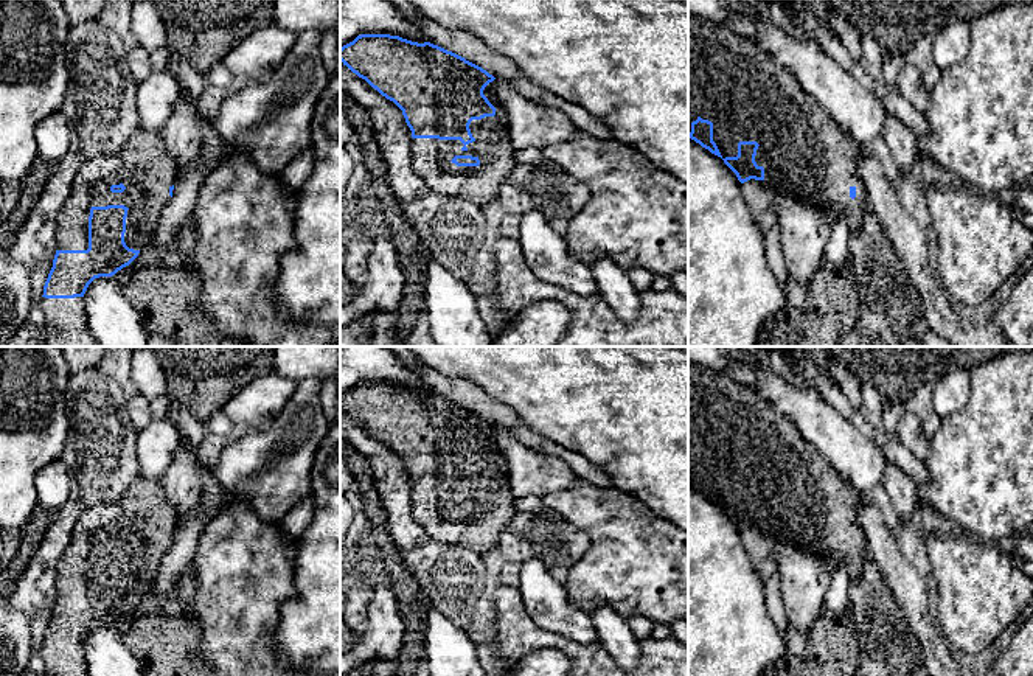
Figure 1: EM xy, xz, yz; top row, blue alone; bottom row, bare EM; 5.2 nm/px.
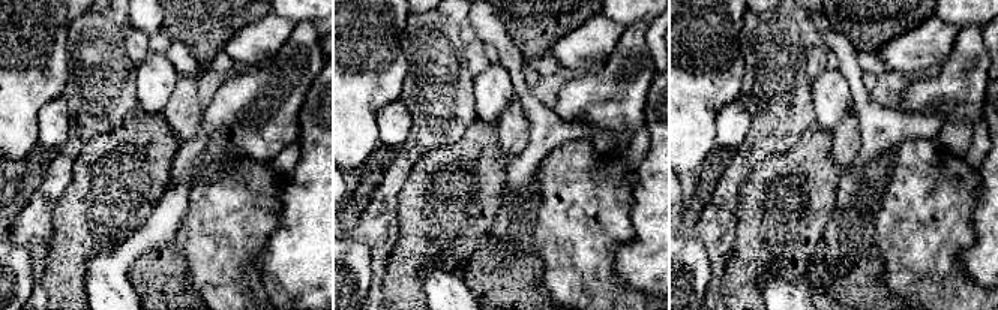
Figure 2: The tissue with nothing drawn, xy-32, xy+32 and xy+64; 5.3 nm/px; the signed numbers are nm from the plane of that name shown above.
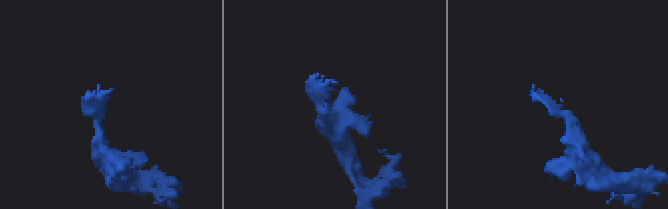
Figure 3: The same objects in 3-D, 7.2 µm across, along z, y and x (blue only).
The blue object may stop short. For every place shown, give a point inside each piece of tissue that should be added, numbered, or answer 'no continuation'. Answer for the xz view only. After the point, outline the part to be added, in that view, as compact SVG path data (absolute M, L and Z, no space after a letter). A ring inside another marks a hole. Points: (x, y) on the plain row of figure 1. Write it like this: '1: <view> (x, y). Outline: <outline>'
1: xz (431, 505). Outline: M496 429L489 430L485 435L483 443L496 455L496 463L471 469L469 477L475 488L466 493L466 499L461 497L464 493L460 488L438 486L412 486L410 497L413 517L437 542L461 544L480 555L497 549L500 535L508 528L510 521L516 514L516 508L513 505L516 497L510 488L505 457L496 441ZM455 504L477 505L480 508L480 513L457 514L450 510Z

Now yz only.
1: yz (732, 431). Outline: M688 364L688 483L691 471L699 465L713 471L713 490L722 507L736 505L739 490L756 490L760 494L755 510L764 516L764 530L775 542L809 547L816 553L828 555L834 569L843 561L851 580L861 575L868 545L856 516L859 496L854 488L834 471L817 448L800 437L797 427L786 416L750 387Z

